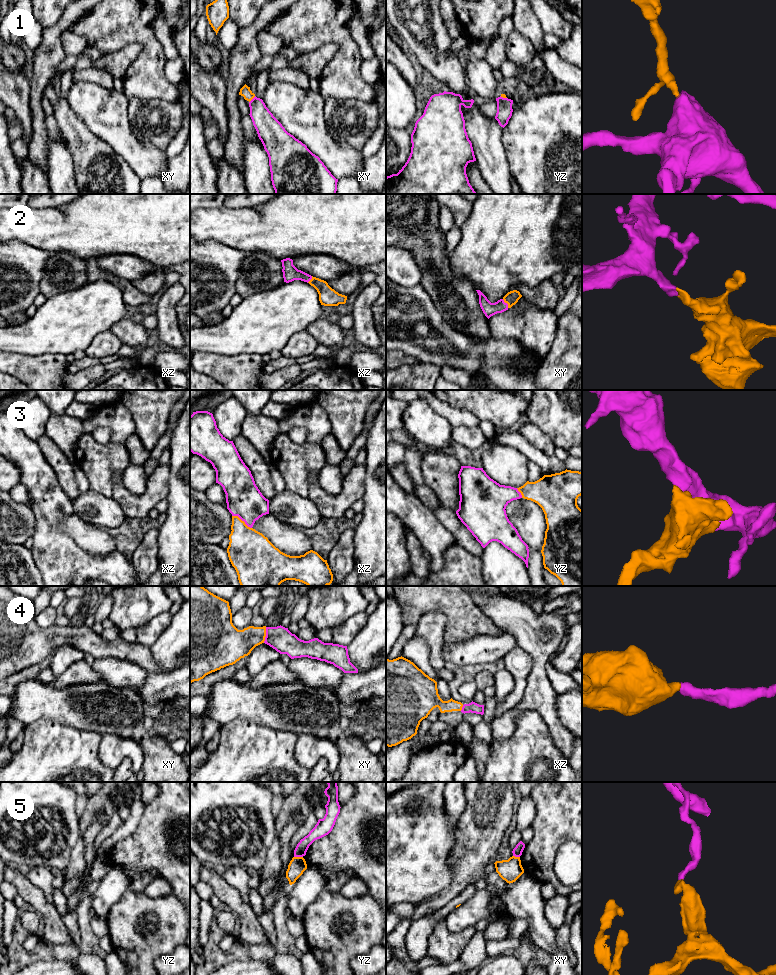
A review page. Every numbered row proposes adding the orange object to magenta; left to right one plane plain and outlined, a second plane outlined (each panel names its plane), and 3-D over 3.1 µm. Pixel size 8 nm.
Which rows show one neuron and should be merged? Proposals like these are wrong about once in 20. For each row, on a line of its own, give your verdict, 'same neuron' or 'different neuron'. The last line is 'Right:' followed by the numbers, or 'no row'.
1: same neuron
2: same neuron
3: same neuron
4: same neuron
5: different neuron
Right: 1, 2, 3, 4

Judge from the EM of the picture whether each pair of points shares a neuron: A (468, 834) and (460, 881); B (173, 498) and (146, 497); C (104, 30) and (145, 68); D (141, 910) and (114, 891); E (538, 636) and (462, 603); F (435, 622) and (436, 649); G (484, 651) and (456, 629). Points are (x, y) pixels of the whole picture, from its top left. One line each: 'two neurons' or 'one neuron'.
A: one neuron
B: two neurons
C: one neuron
D: two neurons
E: two neurons
F: one neuron
G: two neurons

